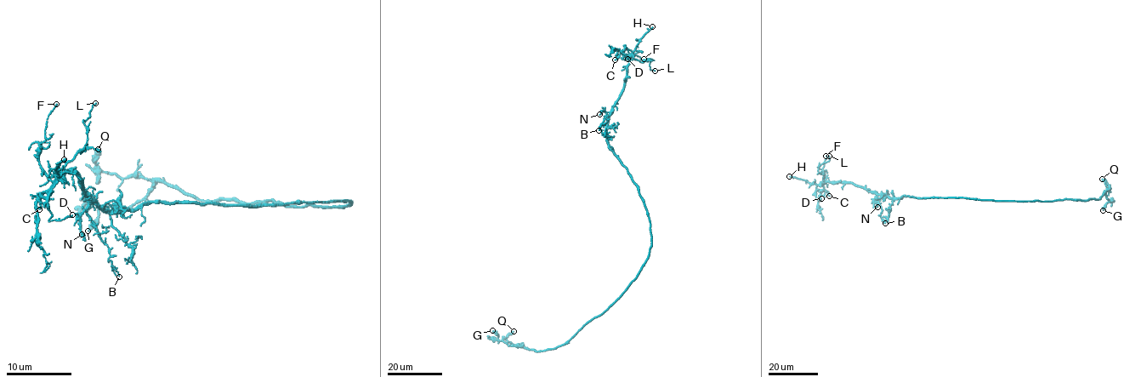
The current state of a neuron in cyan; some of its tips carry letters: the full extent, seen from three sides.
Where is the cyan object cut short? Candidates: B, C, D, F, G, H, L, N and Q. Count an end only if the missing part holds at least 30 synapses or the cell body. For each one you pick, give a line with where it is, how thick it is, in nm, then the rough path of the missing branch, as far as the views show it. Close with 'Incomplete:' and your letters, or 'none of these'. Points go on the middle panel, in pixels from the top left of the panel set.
H: place (652, 26); calibre 240 nm; course (652, 26), (661, 19), (682, 27), (690, 25), (683, 17), (676, 18), (672, 15), (668, 1)
Incomplete: H

